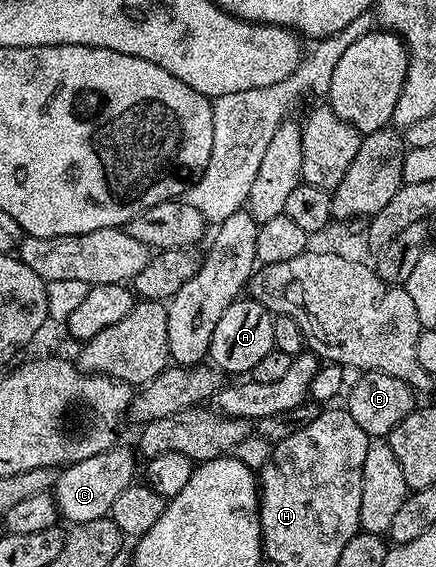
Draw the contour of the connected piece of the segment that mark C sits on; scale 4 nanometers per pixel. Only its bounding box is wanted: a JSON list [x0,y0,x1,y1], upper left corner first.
[53,445,136,524]

